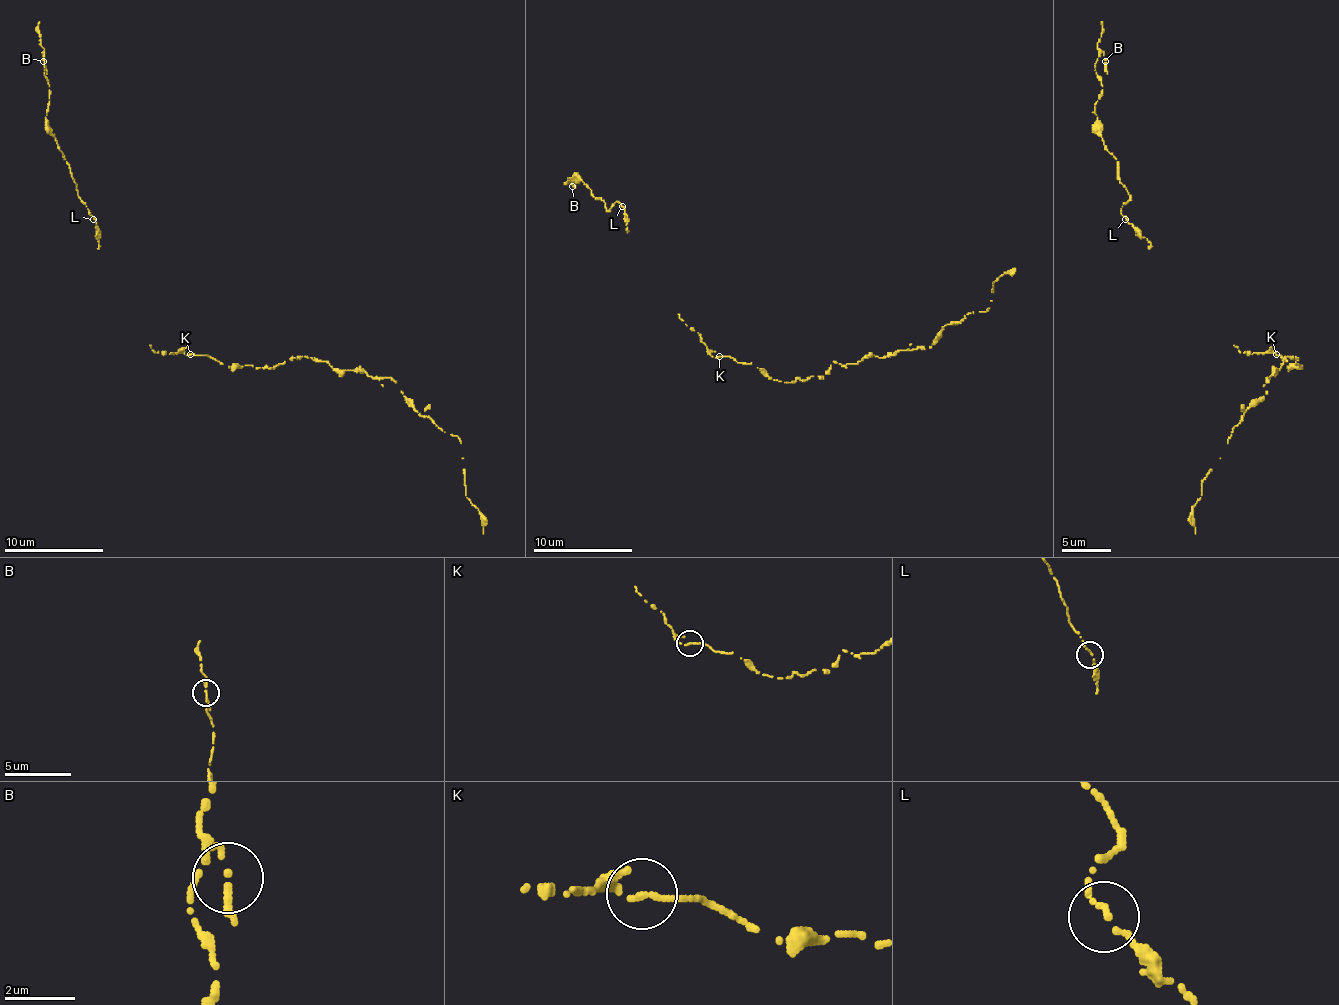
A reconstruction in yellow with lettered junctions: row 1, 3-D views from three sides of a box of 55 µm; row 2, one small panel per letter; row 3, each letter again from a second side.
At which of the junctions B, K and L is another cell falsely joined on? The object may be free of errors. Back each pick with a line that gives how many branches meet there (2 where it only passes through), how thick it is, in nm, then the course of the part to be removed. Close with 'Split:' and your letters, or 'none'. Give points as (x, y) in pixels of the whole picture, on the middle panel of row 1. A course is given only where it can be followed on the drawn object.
Split: none

